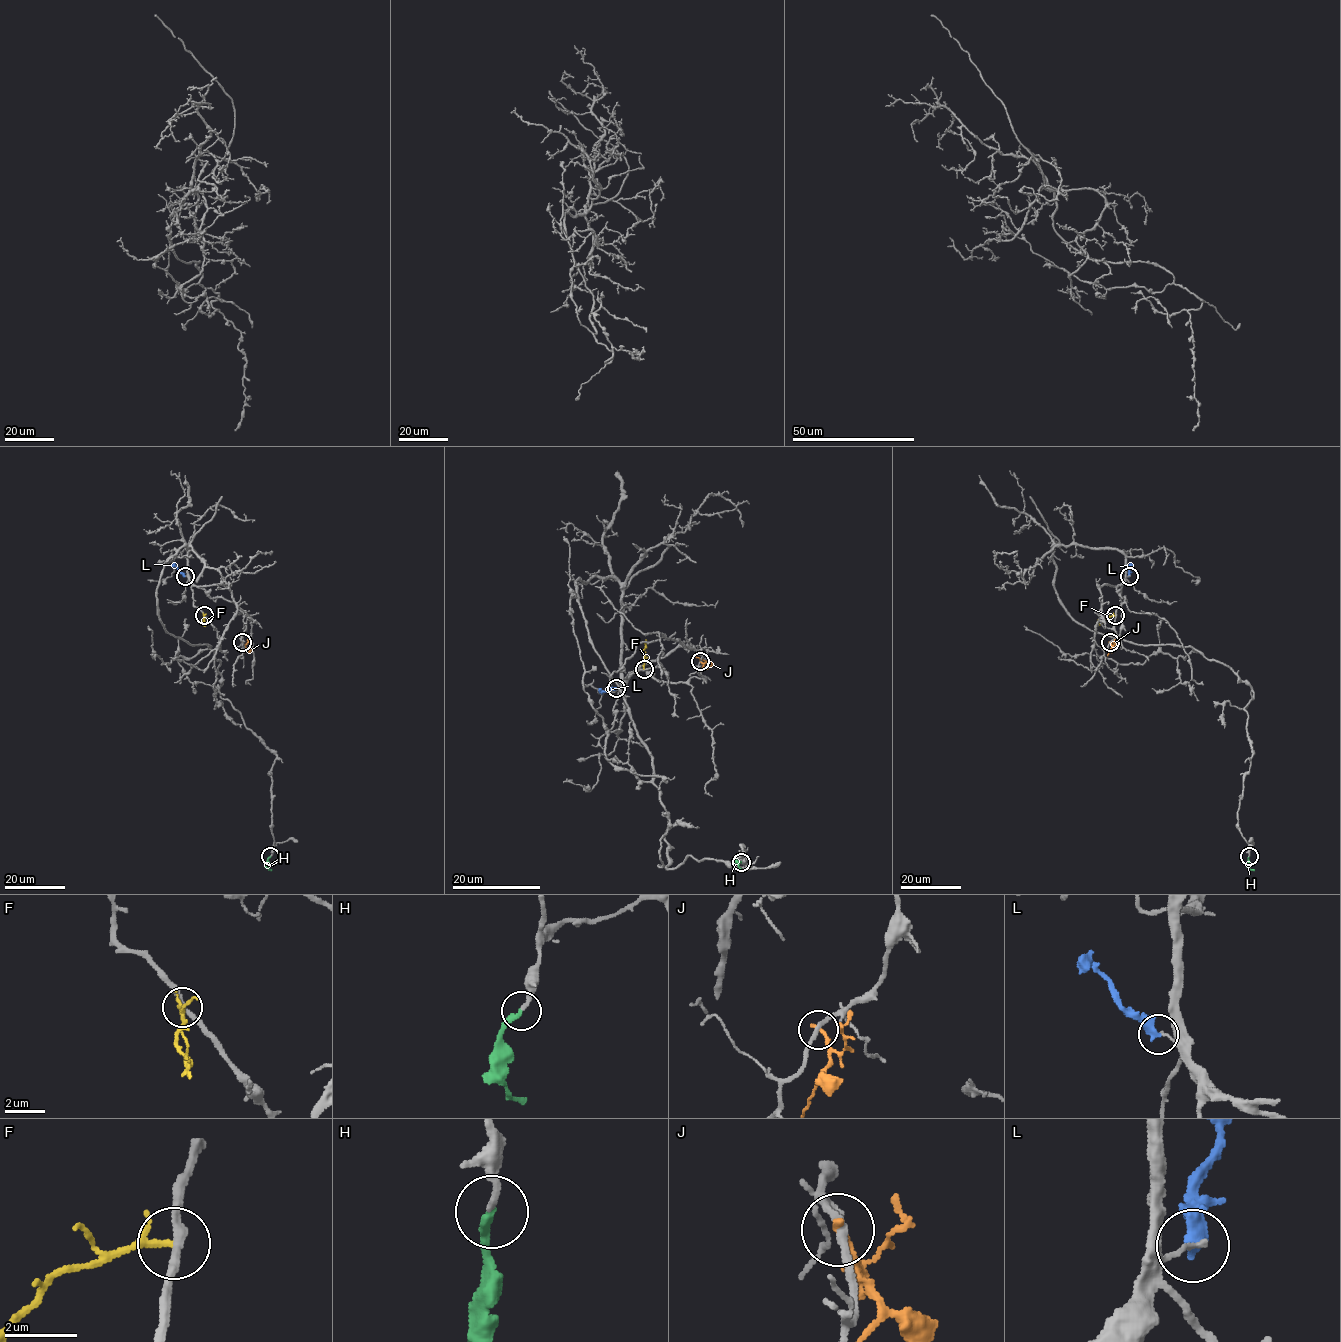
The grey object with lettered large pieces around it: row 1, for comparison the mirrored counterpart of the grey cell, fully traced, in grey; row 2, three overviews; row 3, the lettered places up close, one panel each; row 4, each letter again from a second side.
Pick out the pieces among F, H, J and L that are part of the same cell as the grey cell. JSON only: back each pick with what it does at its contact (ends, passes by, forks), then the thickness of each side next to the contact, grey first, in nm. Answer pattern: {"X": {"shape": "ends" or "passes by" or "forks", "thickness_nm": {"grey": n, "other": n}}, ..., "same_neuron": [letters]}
{"F": {"shape": "passes by", "thickness_nm": {"grey": 240, "other": 140}}, "H": {"shape": "ends", "thickness_nm": {"grey": 200, "other": 240}}, "same_neuron": ["F", "H"]}

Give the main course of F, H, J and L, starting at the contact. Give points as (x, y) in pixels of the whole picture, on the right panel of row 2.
F: (1115, 615), (1106, 617), (1099, 624), (1098, 619)
H: (1249, 856), (1248, 867), (1254, 870)
J: (1110, 642), (1107, 655)
L: (1129, 576), (1129, 564)

